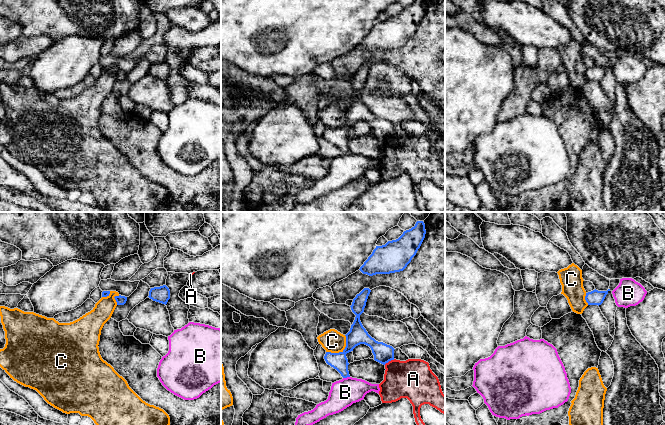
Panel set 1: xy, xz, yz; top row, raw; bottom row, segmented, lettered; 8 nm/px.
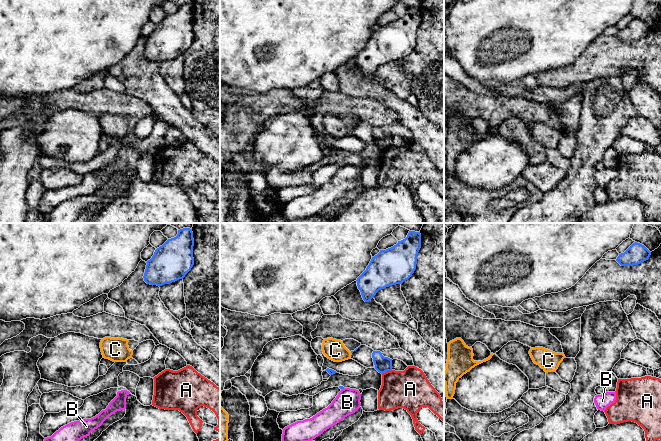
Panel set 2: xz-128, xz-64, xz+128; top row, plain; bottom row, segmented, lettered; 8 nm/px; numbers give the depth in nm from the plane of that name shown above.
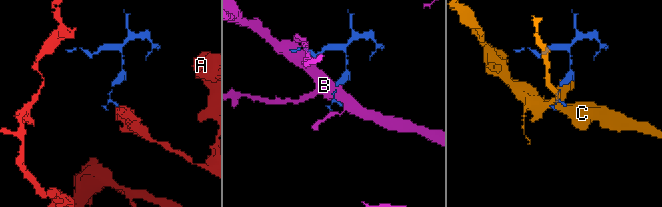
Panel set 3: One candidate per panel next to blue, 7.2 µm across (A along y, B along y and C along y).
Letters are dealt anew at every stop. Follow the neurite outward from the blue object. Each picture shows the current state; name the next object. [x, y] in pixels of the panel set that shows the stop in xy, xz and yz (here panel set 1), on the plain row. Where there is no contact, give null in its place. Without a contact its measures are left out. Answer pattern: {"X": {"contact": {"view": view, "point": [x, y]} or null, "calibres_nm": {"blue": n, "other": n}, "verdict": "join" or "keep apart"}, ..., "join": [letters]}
{"A": {"contact": {"view": "xz", "point": [389, 136]}, "calibres_nm": {"blue": 160, "other": 320}, "verdict": "keep apart"}, "B": {"contact": {"view": "xz", "point": [346, 153]}, "calibres_nm": {"blue": 140, "other": 220}, "verdict": "keep apart"}, "C": {"contact": {"view": "xz", "point": [341, 128]}, "calibres_nm": {"blue": 150, "other": 180}, "verdict": "keep apart"}, "join": []}

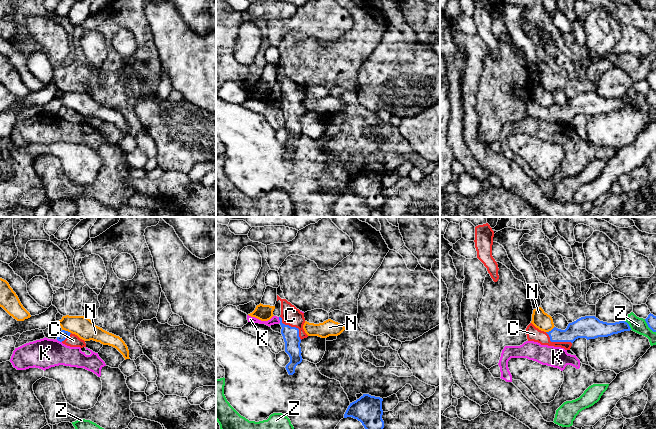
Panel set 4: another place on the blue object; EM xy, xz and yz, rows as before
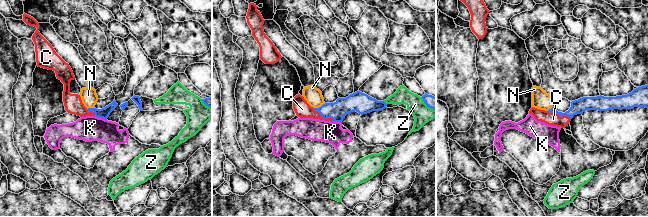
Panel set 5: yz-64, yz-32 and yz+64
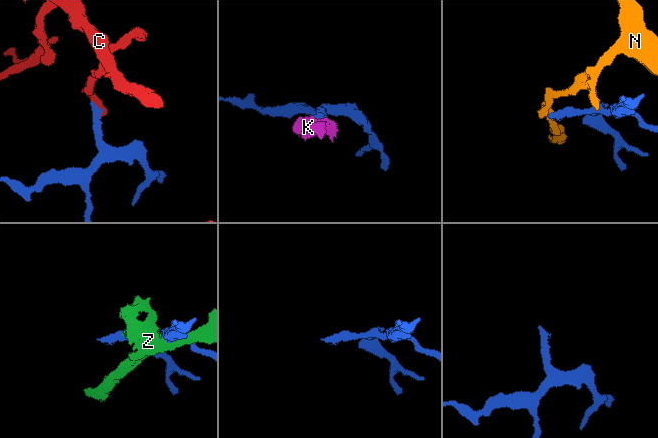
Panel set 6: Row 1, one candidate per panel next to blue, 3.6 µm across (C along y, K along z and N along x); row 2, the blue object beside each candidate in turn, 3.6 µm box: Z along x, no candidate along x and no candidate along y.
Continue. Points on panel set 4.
{"C": {"contact": {"view": "xz", "point": [292, 103]}, "calibres_nm": {"blue": 130, "other": 150}, "verdict": "join"}, "K": {"contact": {"view": "xz", "point": [279, 95]}, "calibres_nm": {"blue": 130, "other": 60}, "verdict": "keep apart"}, "N": {"contact": {"view": "xy", "point": [66, 107]}, "calibres_nm": {"blue": 70, "other": 170}, "verdict": "keep apart"}, "Z": {"contact": {"view": "yz", "point": [628, 100]}, "calibres_nm": {"blue": 130, "other": 120}, "verdict": "keep apart"}, "join": ["C"]}

